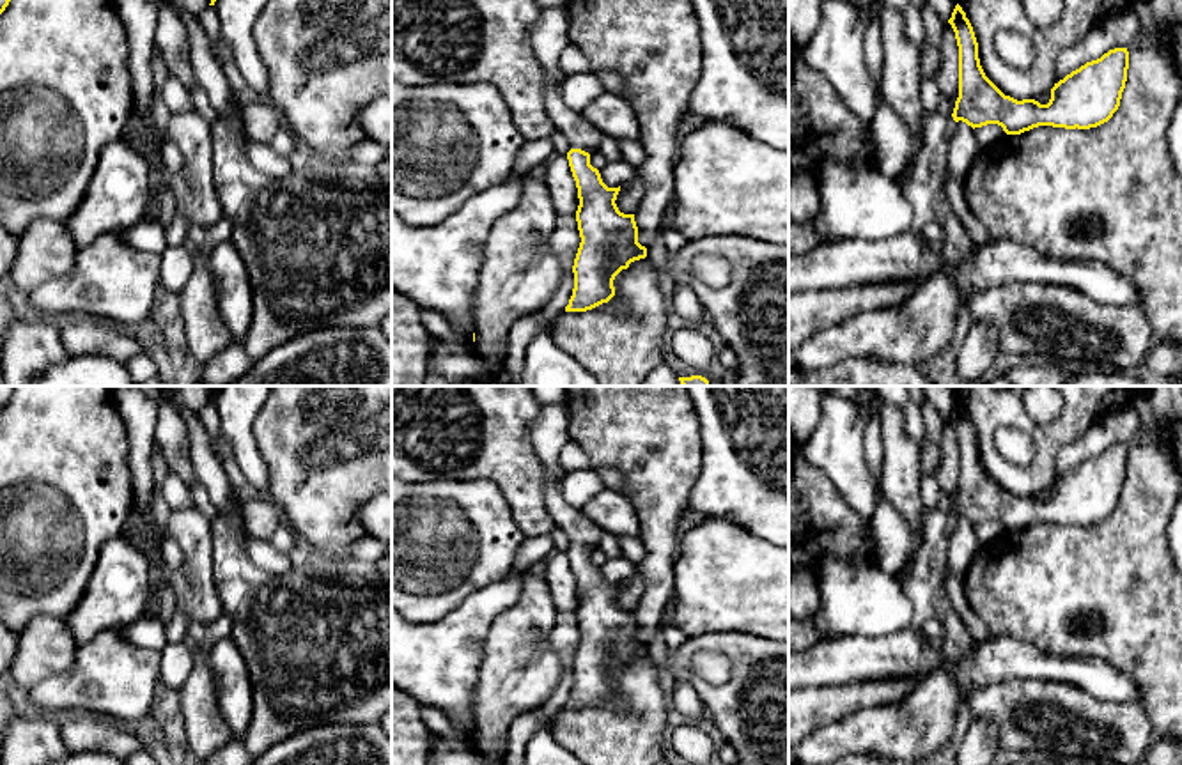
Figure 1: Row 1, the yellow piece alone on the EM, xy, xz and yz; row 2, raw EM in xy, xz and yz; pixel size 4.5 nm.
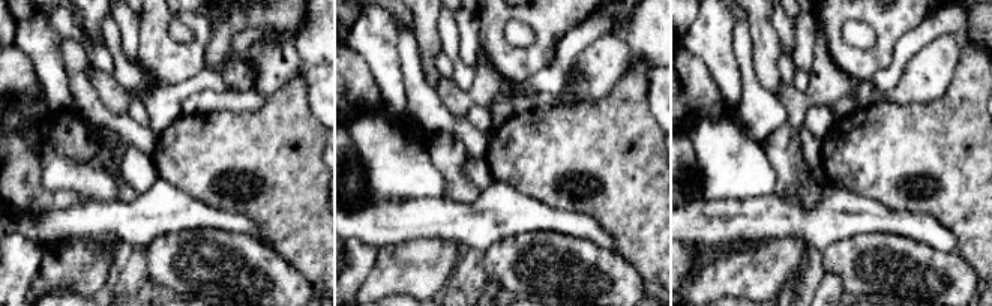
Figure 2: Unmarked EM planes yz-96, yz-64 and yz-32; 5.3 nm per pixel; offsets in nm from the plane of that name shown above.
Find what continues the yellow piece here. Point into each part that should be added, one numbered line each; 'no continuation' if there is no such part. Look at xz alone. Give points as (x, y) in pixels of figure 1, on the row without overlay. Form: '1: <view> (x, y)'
1: xz (548, 432)

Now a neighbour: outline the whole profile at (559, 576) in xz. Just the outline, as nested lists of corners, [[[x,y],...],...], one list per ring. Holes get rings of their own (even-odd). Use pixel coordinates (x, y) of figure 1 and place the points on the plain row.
[[[553,551],[546,558],[544,576],[556,613],[572,613],[578,606],[578,584],[572,574],[567,551]]]

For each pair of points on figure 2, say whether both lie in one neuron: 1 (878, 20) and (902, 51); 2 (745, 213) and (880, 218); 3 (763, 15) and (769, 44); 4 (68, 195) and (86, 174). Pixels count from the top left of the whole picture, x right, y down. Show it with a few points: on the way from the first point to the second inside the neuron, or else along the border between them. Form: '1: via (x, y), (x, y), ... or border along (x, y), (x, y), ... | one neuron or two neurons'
1: border along (923, 21), (899, 38), (893, 60), (875, 72) | two neurons
2: via (778, 218), (847, 218) | one neuron
3: via (763, 23), (764, 36) | one neuron
4: border along (42, 171), (47, 188), (74, 189), (86, 198) | two neurons

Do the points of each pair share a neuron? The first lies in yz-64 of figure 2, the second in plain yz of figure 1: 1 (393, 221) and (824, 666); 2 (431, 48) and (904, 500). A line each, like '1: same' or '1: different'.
1: same
2: same

